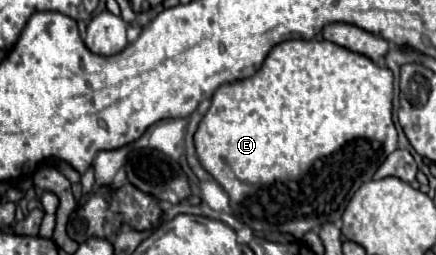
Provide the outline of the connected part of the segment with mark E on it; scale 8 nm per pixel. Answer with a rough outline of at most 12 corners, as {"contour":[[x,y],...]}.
{"contour":[[285,40],[193,136],[255,232],[301,238],[391,150],[393,74]]}

